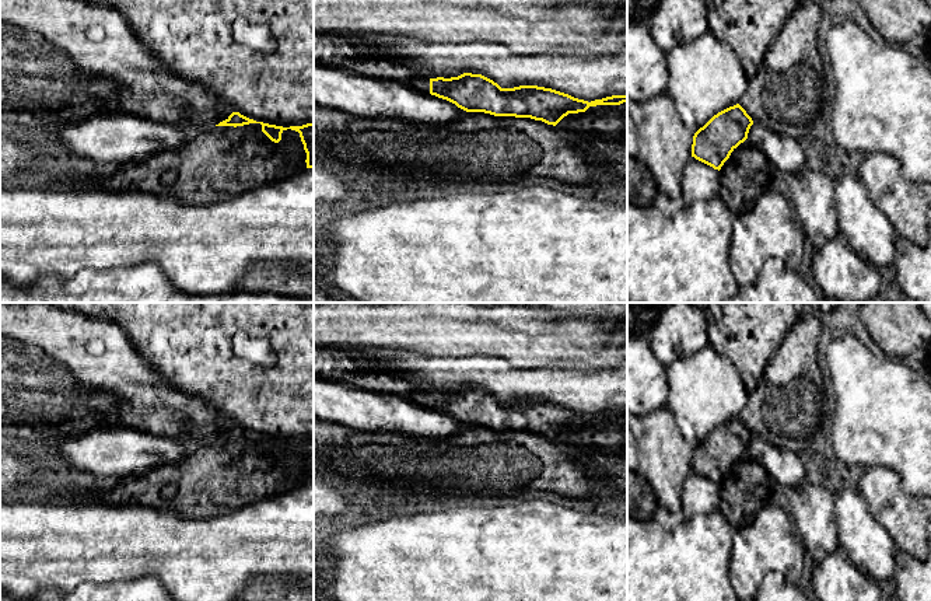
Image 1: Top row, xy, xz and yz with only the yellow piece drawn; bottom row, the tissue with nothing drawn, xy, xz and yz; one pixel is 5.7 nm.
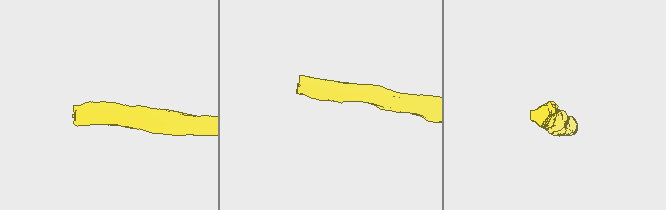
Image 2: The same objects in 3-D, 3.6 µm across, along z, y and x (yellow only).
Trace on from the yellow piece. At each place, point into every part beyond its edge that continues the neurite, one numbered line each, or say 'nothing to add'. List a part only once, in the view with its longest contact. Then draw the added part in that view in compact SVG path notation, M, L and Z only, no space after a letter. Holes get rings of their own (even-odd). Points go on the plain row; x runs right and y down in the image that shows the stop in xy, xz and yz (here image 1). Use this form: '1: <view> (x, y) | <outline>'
1: xz (335, 364) | M314 346L314 377L364 391L393 394L430 408L428 389L419 388L384 367L370 367L365 359L347 349Z

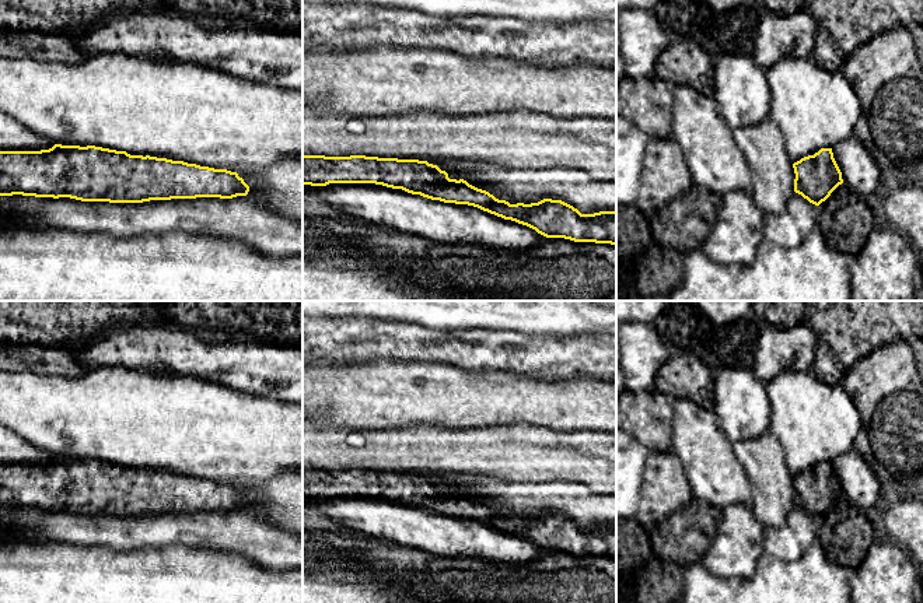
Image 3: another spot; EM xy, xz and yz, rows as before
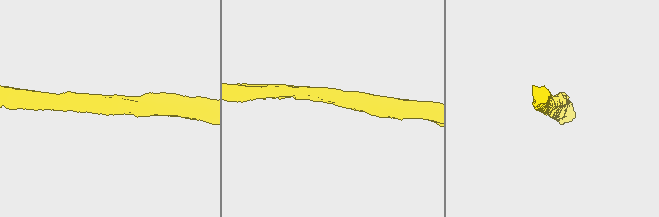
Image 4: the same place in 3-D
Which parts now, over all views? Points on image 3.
nothing to add

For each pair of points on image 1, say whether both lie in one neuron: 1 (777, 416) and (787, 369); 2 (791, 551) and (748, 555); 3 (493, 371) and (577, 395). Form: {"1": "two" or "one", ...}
{"1": "one", "2": "one", "3": "one"}

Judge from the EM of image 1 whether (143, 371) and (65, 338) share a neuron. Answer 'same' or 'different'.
same

